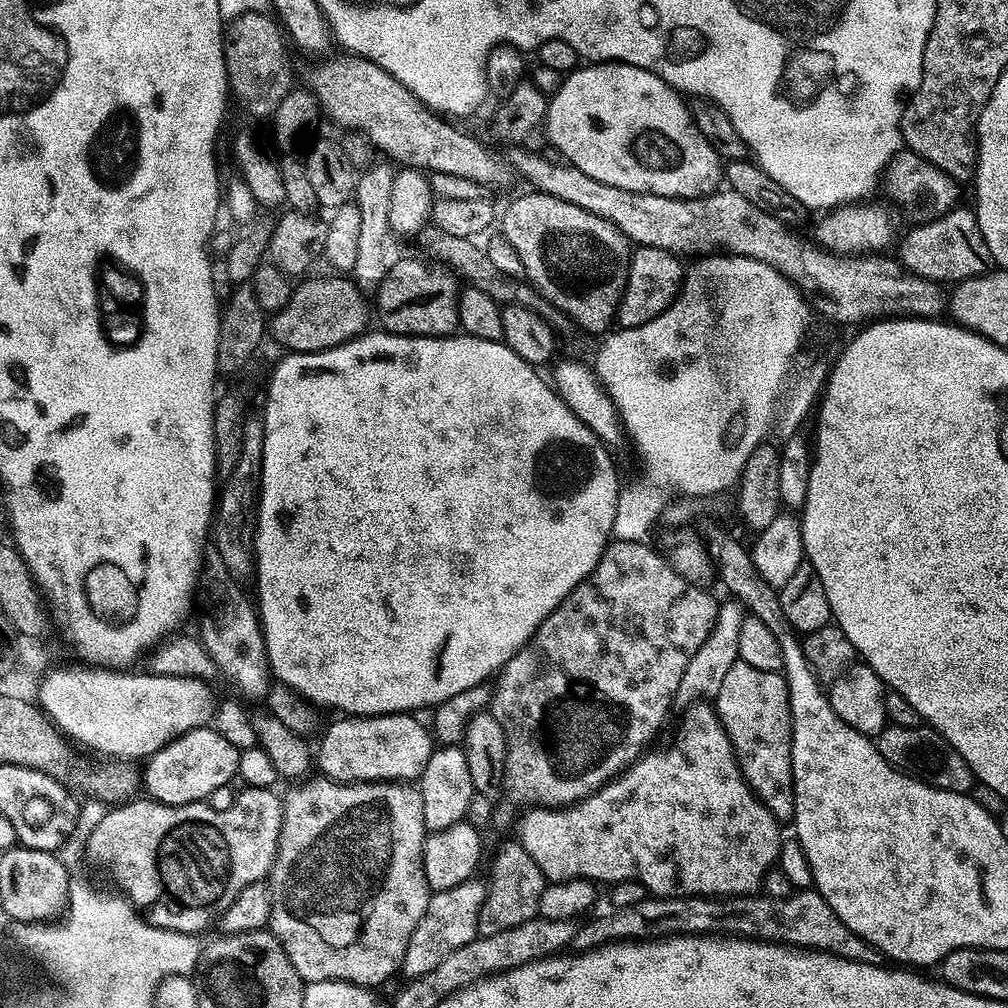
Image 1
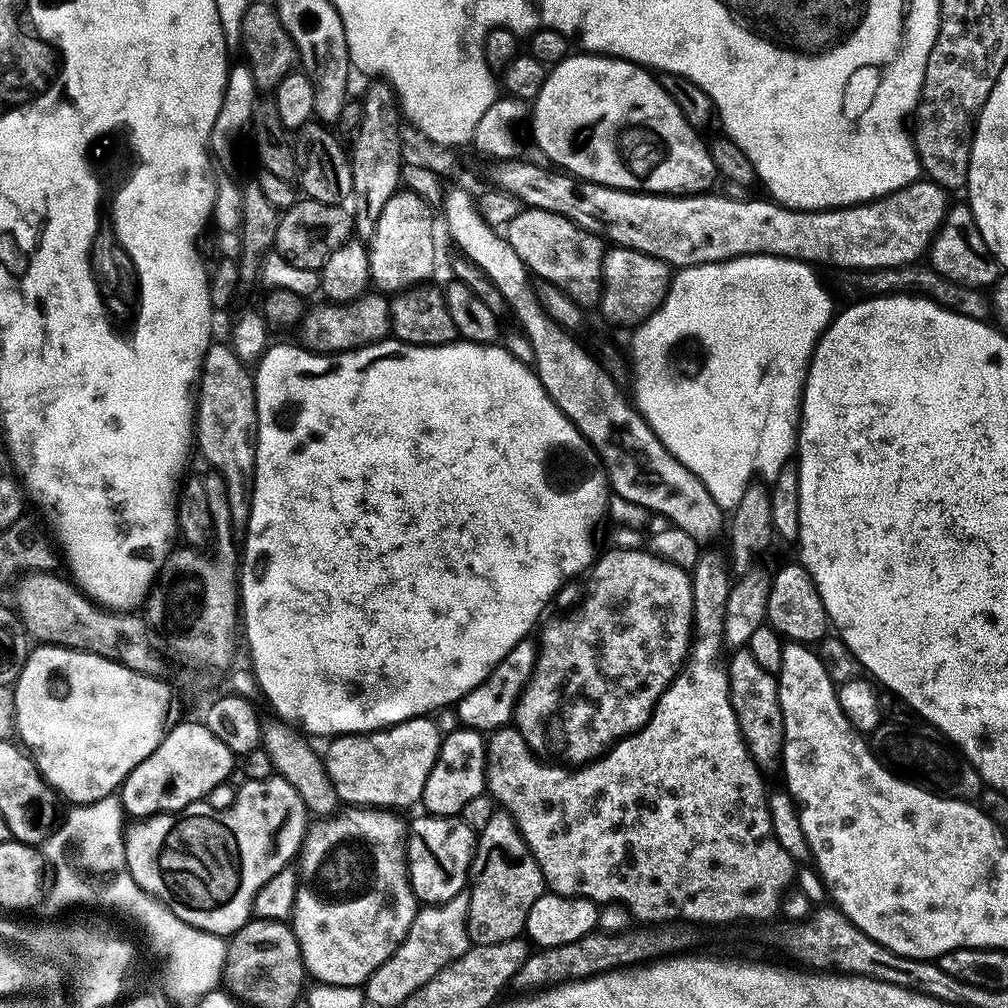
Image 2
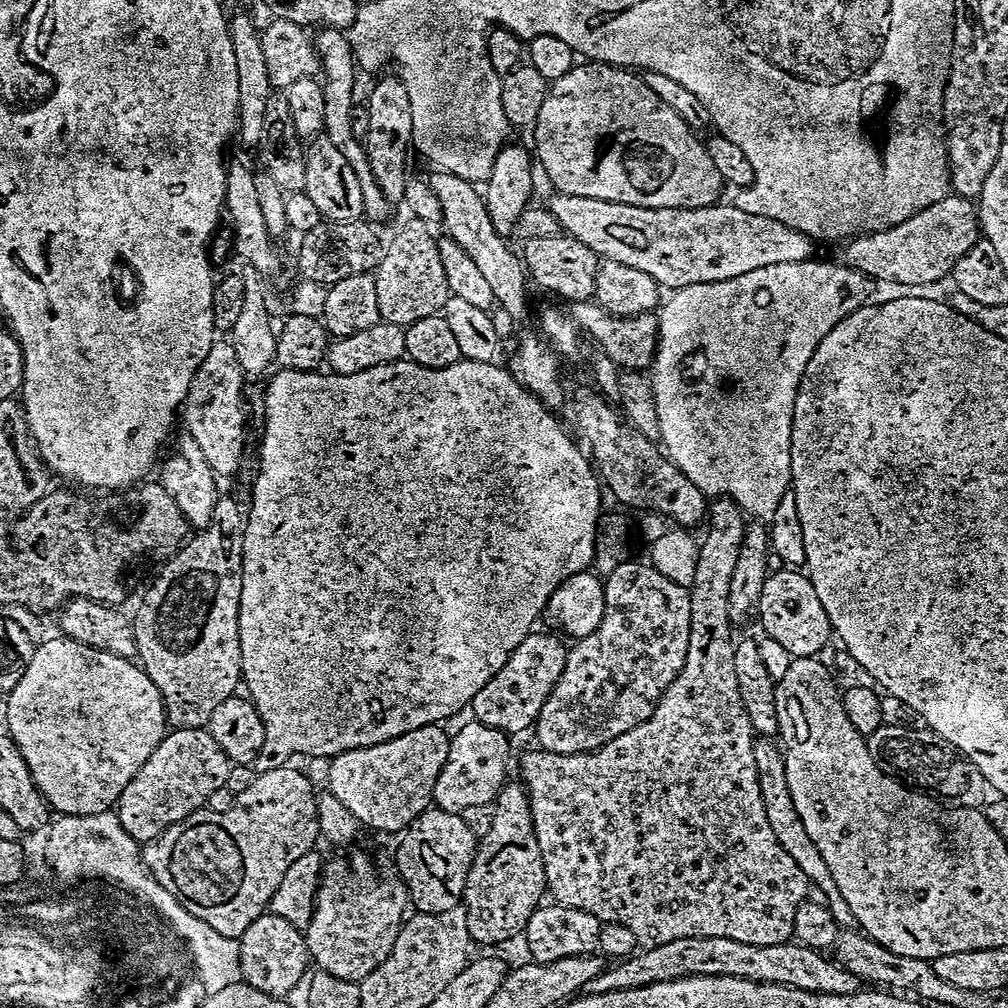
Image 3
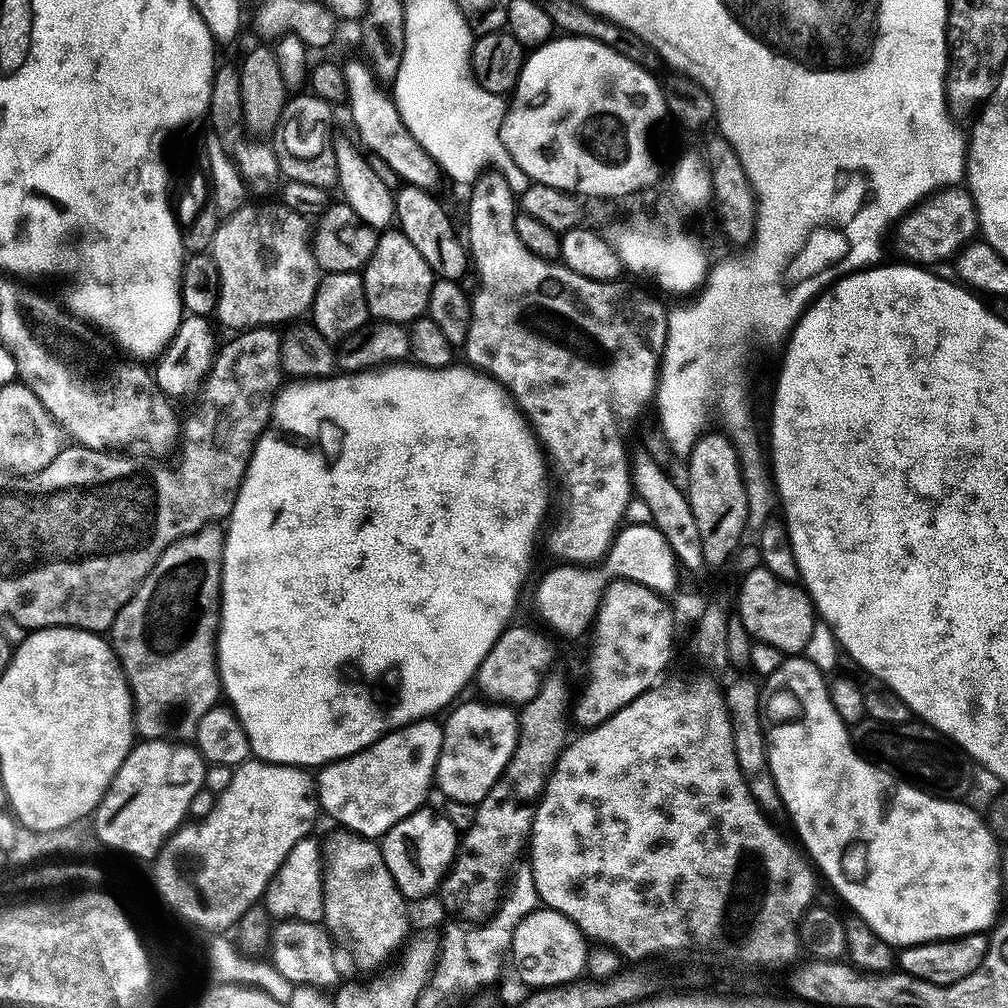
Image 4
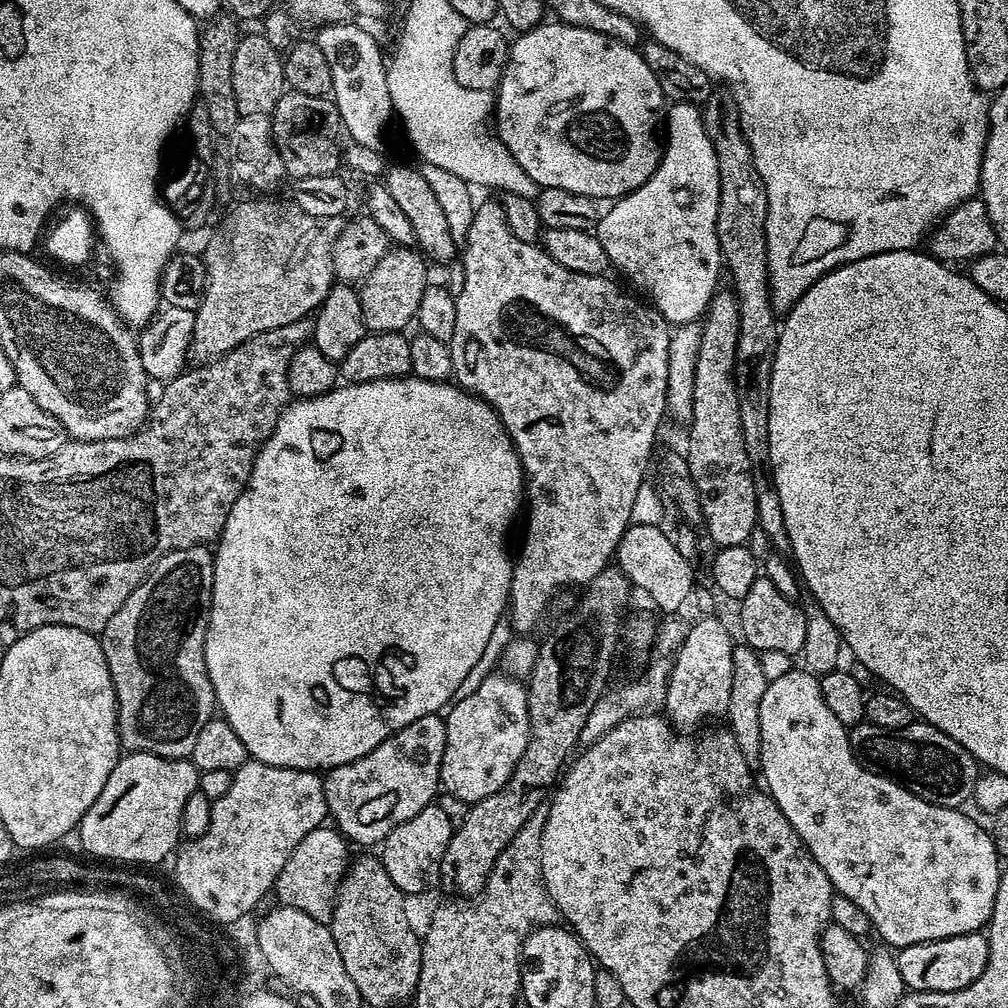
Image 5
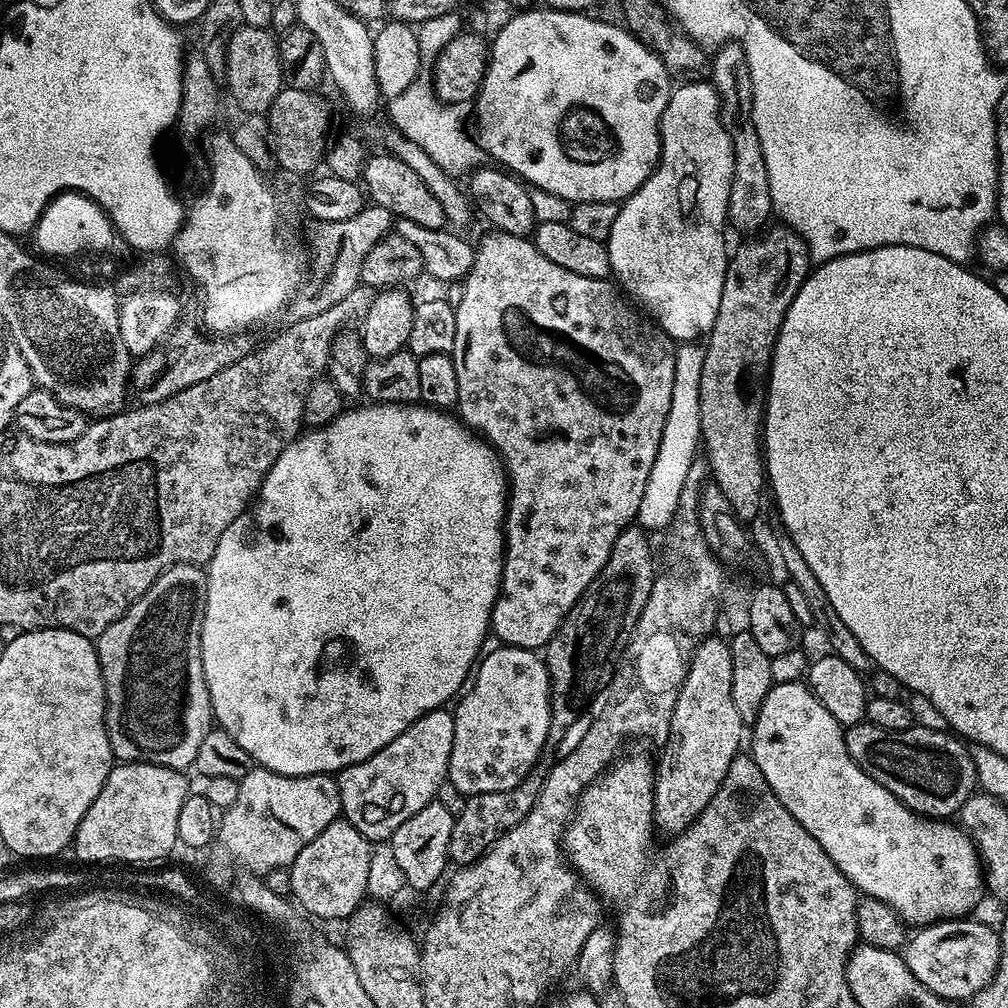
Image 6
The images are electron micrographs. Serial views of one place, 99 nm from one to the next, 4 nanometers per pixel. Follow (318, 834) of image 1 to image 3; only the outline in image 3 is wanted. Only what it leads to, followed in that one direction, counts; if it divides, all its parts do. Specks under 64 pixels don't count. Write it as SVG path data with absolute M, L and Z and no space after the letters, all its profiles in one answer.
M352 852L349 856L325 859L322 864L322 875L314 893L312 917L304 932L311 963L319 971L328 972L334 978L355 982L364 980L375 968L382 966L390 950L394 950L400 925L404 923L409 908L408 887L404 885L404 881L399 878L387 880L386 877L380 876L375 862L366 853Z

